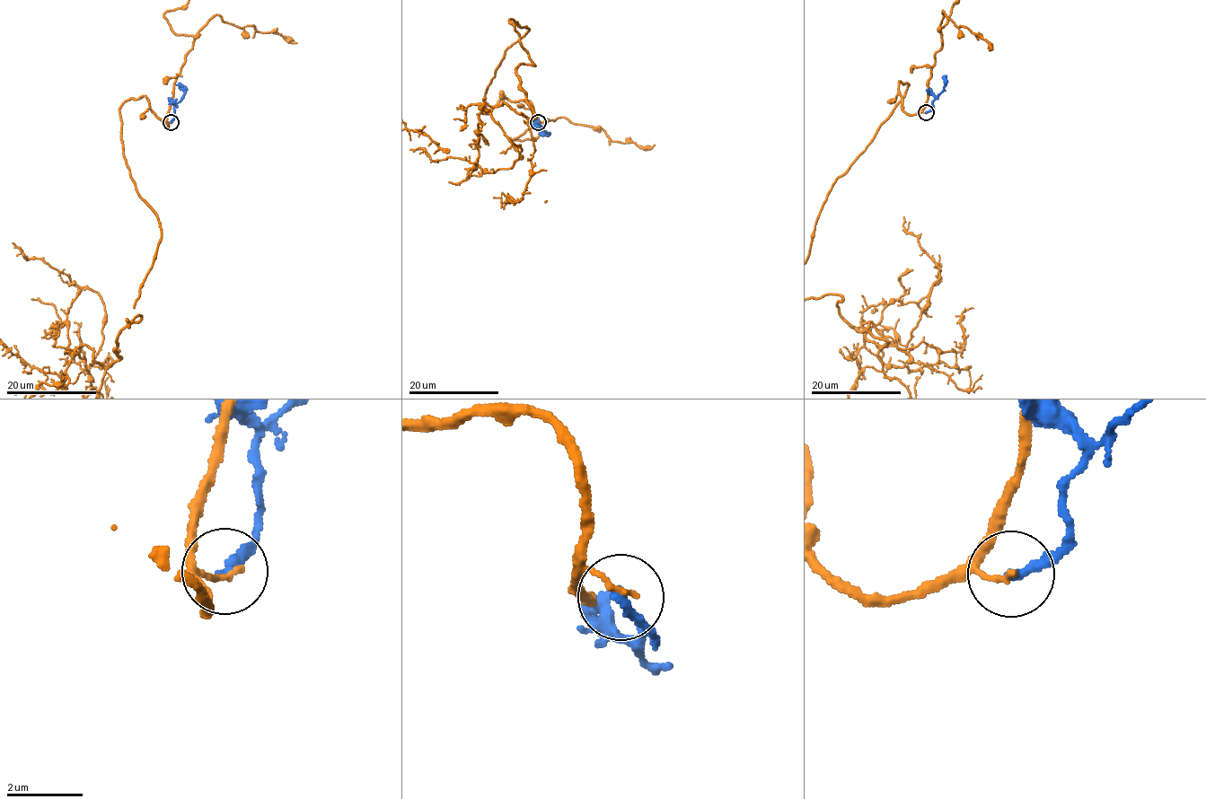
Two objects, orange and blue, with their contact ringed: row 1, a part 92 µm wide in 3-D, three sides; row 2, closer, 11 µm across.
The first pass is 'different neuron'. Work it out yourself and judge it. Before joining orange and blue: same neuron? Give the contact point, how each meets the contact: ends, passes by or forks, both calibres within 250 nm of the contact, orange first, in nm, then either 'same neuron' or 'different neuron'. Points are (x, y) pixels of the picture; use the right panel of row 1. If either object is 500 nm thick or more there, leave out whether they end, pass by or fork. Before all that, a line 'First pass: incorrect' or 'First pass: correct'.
First pass: correct
at (926, 112); orange ends there; blue ends there; 150 nm thick on the orange side, 220 nm on the other; different neuron

